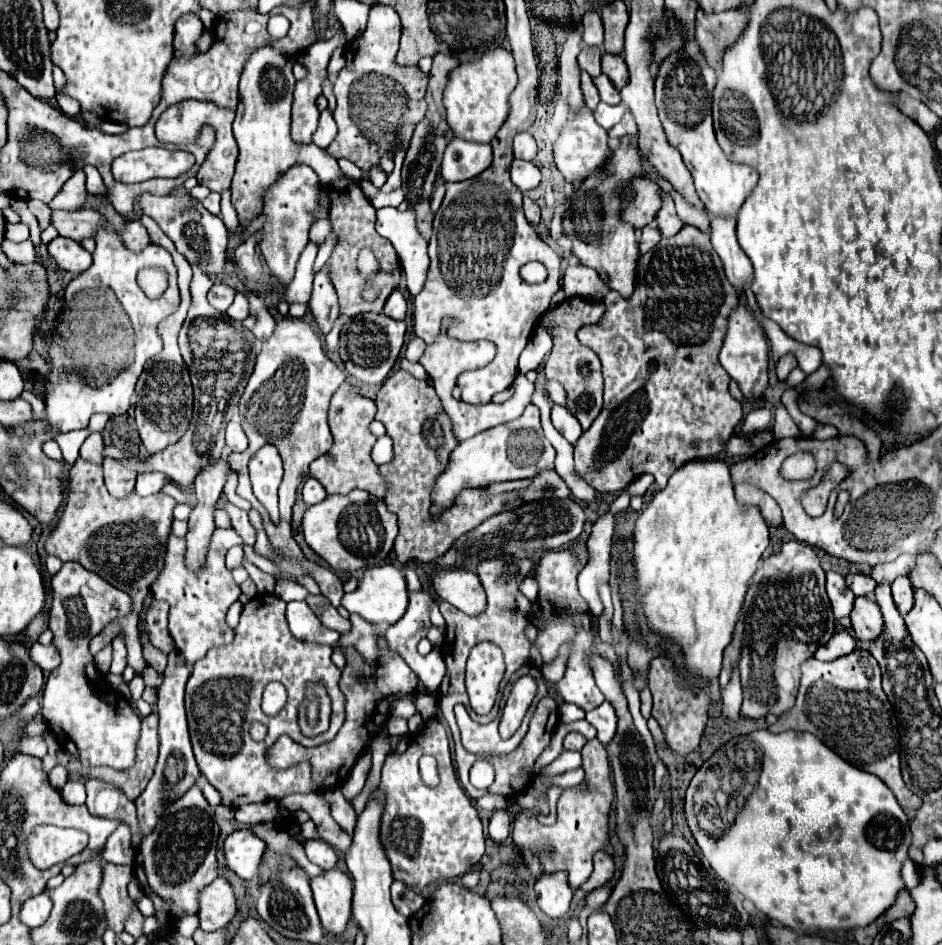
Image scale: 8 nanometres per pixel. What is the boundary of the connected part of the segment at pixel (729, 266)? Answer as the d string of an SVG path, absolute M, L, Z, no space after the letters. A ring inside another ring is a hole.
M712 217L710 233L712 233L712 247L724 263L724 273L728 281L736 289L744 291L744 287L752 283L754 273L750 259L736 241L736 221L732 221L732 217Z

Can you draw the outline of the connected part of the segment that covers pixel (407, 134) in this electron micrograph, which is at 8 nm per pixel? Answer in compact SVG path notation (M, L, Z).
M370 9L370 19L366 31L356 39L346 43L344 57L346 67L338 73L334 81L336 109L334 119L338 123L338 135L326 147L334 157L346 157L362 169L362 181L370 181L370 169L380 163L382 155L392 155L394 147L408 145L416 125L426 115L426 85L428 73L416 67L400 67L394 57L400 42L400 19L394 9Z

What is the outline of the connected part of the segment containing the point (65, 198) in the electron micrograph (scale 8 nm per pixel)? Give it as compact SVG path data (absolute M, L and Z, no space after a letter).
M76 171L64 183L64 187L60 189L60 193L48 203L48 207L52 211L60 211L60 209L64 209L64 211L78 211L78 209L82 209L84 203L86 203L86 195L88 195L84 183L86 183L84 171Z

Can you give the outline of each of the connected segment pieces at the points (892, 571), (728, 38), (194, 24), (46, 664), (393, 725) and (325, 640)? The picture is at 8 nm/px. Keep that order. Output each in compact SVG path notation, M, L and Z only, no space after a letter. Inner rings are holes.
M900 555L896 561L892 563L884 563L884 565L876 565L872 579L876 581L877 585L880 583L894 583L896 577L906 575L908 569L912 569L916 557L914 555Z
M698 9L694 39L712 69L720 69L720 57L724 55L724 49L736 43L746 25L748 17L740 9L730 9L722 13L704 13L702 9Z
M184 15L176 23L176 35L174 35L174 57L190 59L198 53L196 41L200 39L204 27L202 21L196 19L196 15Z
M38 641L30 647L30 659L46 673L56 669L56 665L60 665L60 655L56 653L56 647L54 645L40 645Z
M390 719L390 721L386 723L386 727L388 727L388 733L394 735L394 737L398 737L398 735L408 735L408 721L406 721L406 719Z
M290 601L286 617L292 635L300 641L334 645L340 639L338 631L332 631L320 623L320 619L312 613L306 601Z

